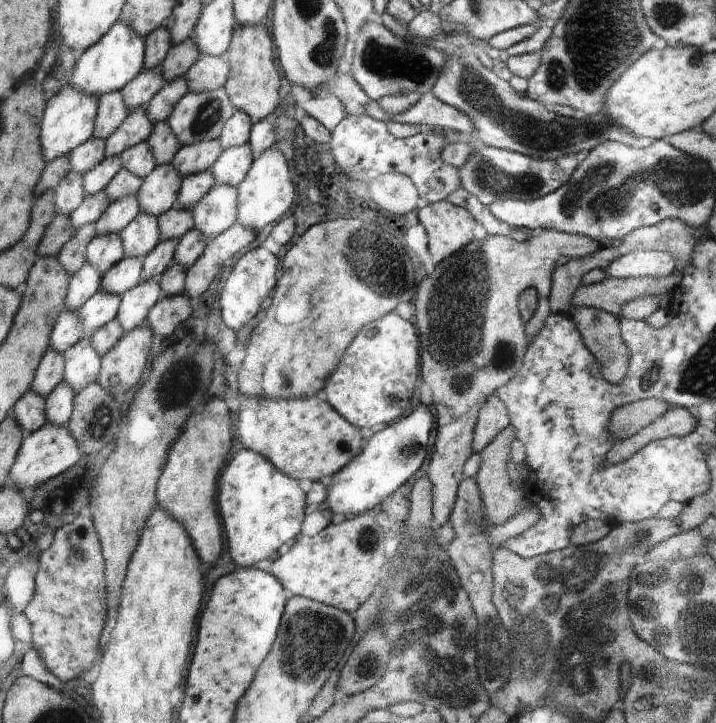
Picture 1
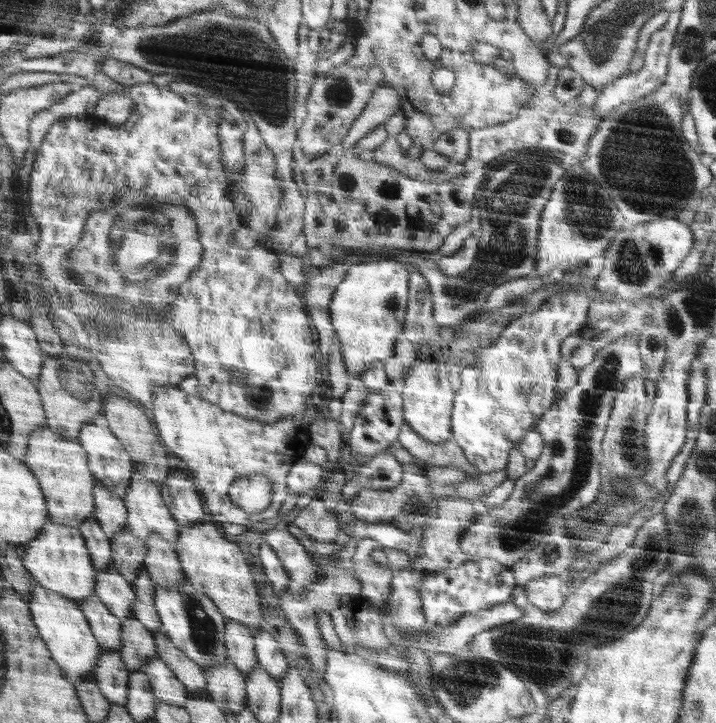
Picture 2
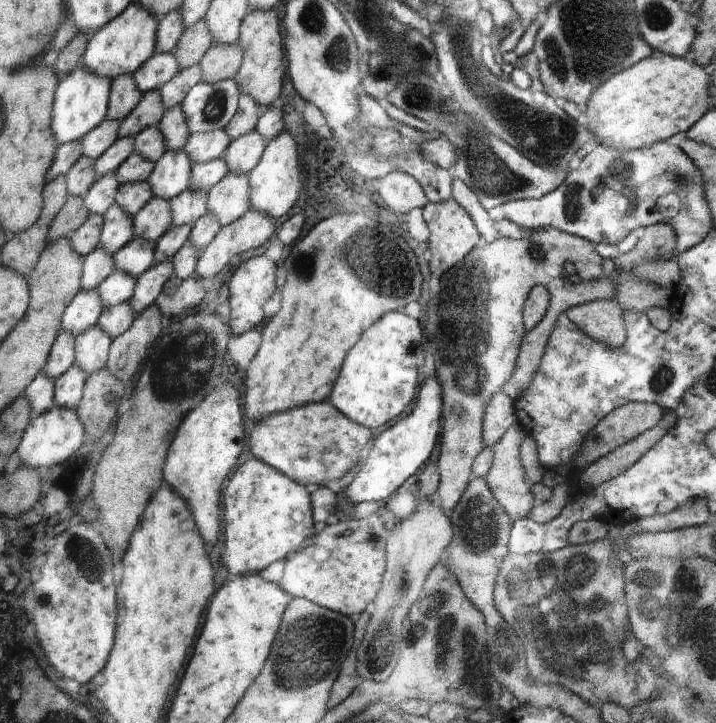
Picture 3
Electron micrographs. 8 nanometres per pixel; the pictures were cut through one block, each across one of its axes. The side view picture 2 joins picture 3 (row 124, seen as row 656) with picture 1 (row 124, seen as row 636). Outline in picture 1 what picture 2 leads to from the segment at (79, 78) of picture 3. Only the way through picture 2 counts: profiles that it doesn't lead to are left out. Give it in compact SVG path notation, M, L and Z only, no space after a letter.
M68 85L48 101L41 137L46 158L50 162L65 154L71 154L72 151L95 136L101 97Z

